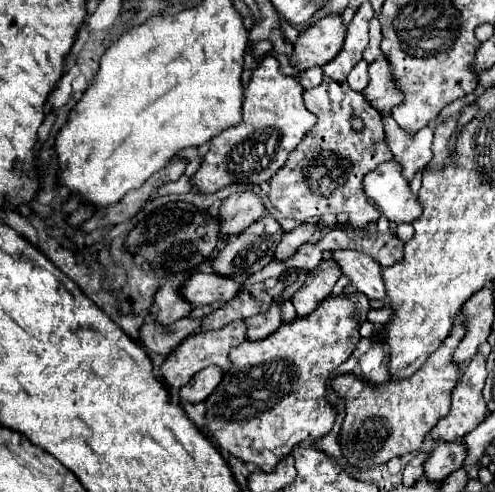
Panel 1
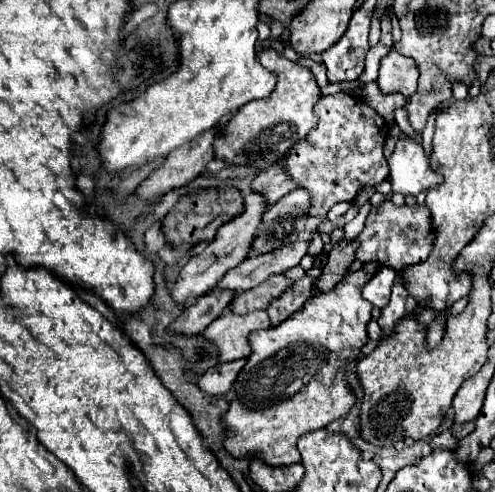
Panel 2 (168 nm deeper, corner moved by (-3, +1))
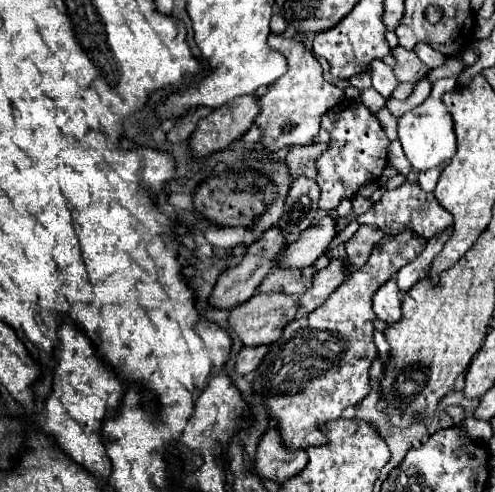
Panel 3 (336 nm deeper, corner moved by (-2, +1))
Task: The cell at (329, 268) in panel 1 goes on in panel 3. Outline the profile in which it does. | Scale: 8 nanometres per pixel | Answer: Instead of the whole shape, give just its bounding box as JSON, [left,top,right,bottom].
[345,225,385,267]

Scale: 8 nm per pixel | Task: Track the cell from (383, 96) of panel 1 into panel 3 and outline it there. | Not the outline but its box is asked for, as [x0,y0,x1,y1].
[393,45,431,83]

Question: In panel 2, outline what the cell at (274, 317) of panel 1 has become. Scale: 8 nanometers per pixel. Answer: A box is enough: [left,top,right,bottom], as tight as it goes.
[266,277,314,327]

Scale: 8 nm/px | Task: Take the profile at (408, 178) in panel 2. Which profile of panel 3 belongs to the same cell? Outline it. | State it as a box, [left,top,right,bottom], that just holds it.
[397,75,459,171]

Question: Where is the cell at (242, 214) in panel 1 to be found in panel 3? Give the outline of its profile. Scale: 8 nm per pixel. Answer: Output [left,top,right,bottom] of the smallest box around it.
[285,143,329,179]

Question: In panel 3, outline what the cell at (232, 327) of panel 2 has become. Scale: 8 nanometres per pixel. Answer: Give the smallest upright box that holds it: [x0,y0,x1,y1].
[229,293,299,345]

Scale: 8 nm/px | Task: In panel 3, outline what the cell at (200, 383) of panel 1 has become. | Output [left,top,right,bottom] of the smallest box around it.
[235,345,267,375]

